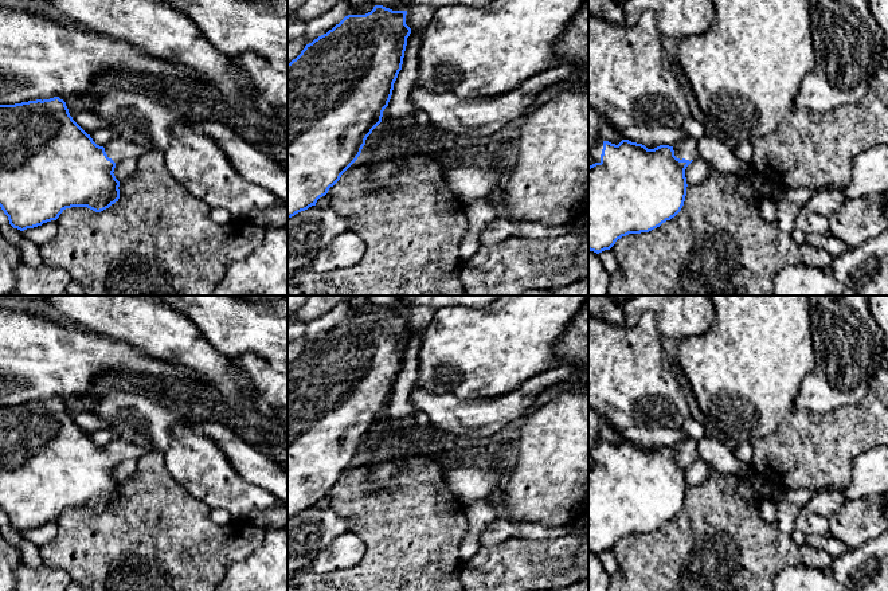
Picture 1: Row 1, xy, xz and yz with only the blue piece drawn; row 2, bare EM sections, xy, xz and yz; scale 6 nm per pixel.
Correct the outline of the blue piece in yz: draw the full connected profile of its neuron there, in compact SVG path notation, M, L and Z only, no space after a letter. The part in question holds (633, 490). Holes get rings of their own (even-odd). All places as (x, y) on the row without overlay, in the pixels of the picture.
M686 437L678 445L648 450L642 445L622 441L618 446L598 442L591 451L594 465L588 467L588 551L596 555L610 551L618 540L629 535L649 533L674 518L686 497L686 467L700 458L697 443Z

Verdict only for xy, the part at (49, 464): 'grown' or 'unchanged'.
grown

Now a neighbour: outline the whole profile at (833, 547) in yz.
M830 533L825 536L806 536L806 544L815 549L825 551L833 560L842 556L849 549L844 541Z

